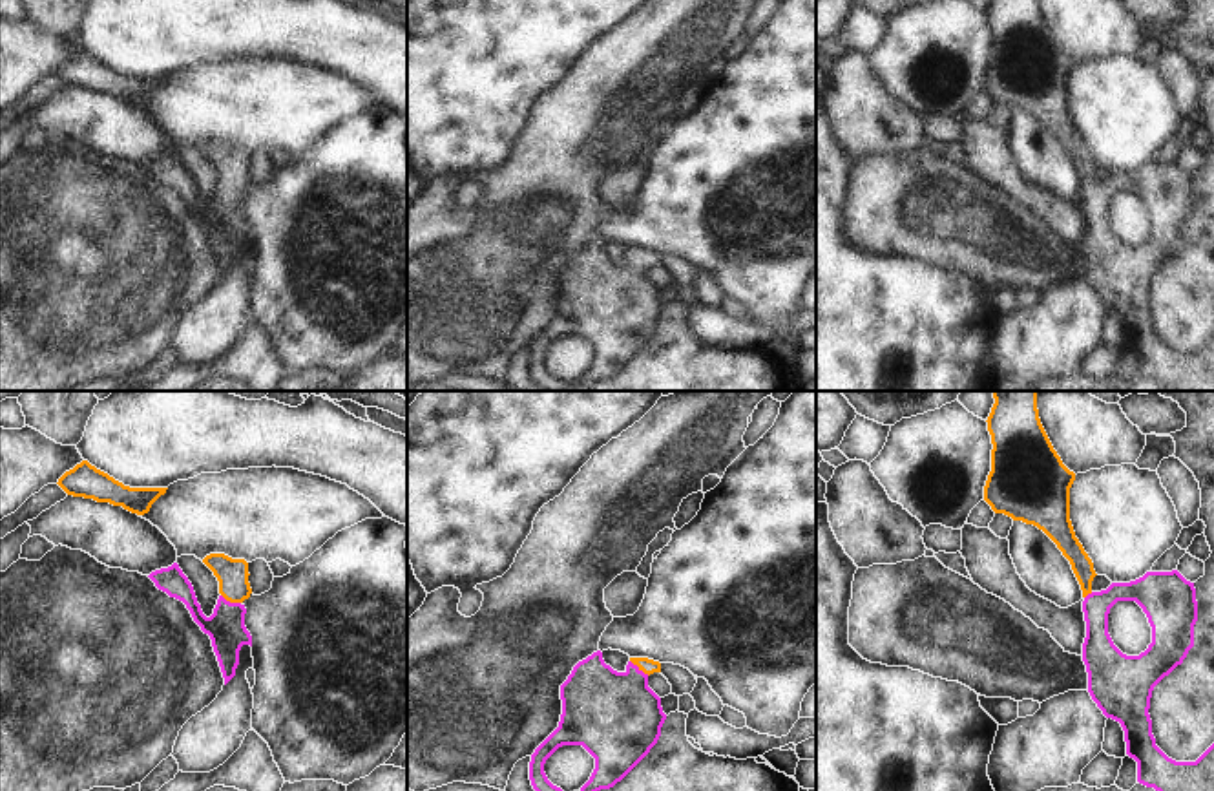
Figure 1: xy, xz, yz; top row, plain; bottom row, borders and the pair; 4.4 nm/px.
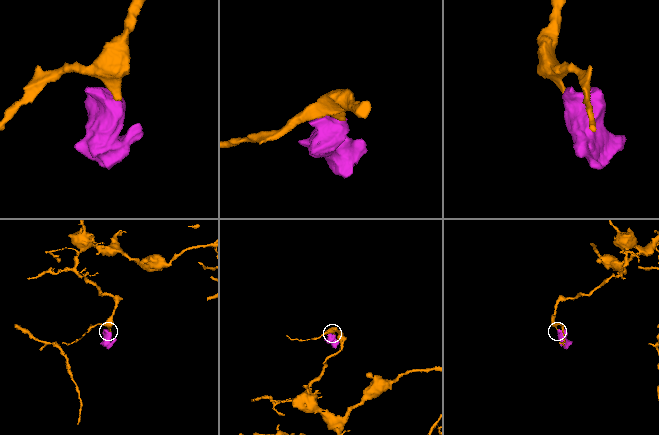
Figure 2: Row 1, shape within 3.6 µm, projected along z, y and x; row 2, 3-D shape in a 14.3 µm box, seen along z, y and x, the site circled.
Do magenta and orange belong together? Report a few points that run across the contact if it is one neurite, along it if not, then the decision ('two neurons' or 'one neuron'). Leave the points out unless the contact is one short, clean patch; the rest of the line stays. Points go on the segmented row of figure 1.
line xz (616, 717), (634, 684), (638, 667), (647, 665); one neuron

